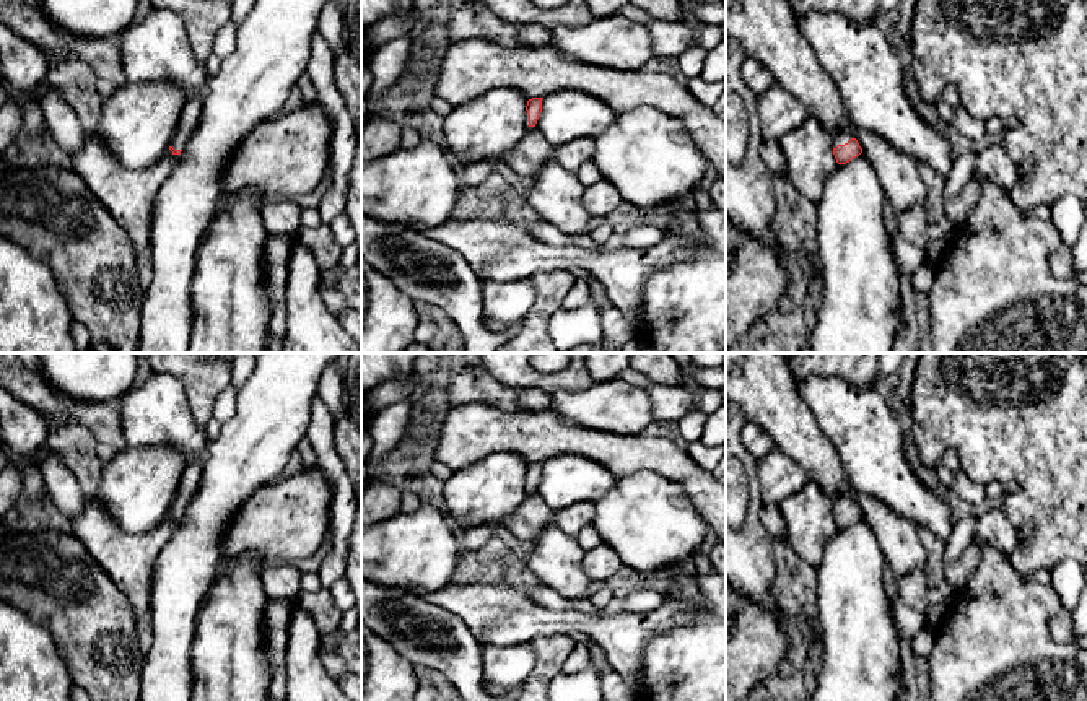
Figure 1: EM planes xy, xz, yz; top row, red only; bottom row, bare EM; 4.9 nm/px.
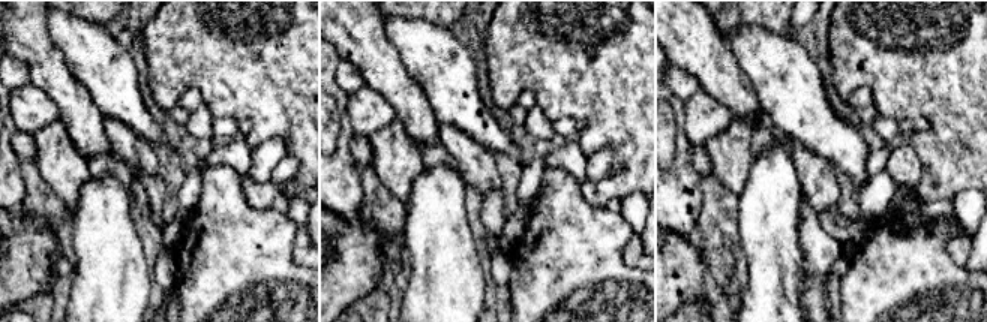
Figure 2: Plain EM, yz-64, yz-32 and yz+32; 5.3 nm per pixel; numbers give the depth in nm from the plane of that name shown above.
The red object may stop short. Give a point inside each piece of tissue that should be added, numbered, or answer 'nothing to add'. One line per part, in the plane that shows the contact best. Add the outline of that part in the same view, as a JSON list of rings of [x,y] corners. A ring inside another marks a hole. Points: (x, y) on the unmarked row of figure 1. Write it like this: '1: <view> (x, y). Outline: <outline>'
1: yz (840, 503). Outline: [[[849,491],[845,498],[838,498],[832,501],[833,512],[836,512],[838,509],[848,507],[851,503],[856,503],[854,491]]]

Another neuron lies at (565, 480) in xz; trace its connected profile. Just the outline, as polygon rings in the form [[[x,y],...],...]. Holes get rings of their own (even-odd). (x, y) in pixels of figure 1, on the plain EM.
[[[565,454],[542,464],[535,491],[555,512],[592,503],[602,543],[640,573],[692,559],[708,530],[683,488],[656,472],[617,480],[597,460]]]

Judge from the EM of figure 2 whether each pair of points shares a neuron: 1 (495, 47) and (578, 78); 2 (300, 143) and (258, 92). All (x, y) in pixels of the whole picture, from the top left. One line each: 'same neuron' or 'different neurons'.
1: same neuron
2: same neuron

